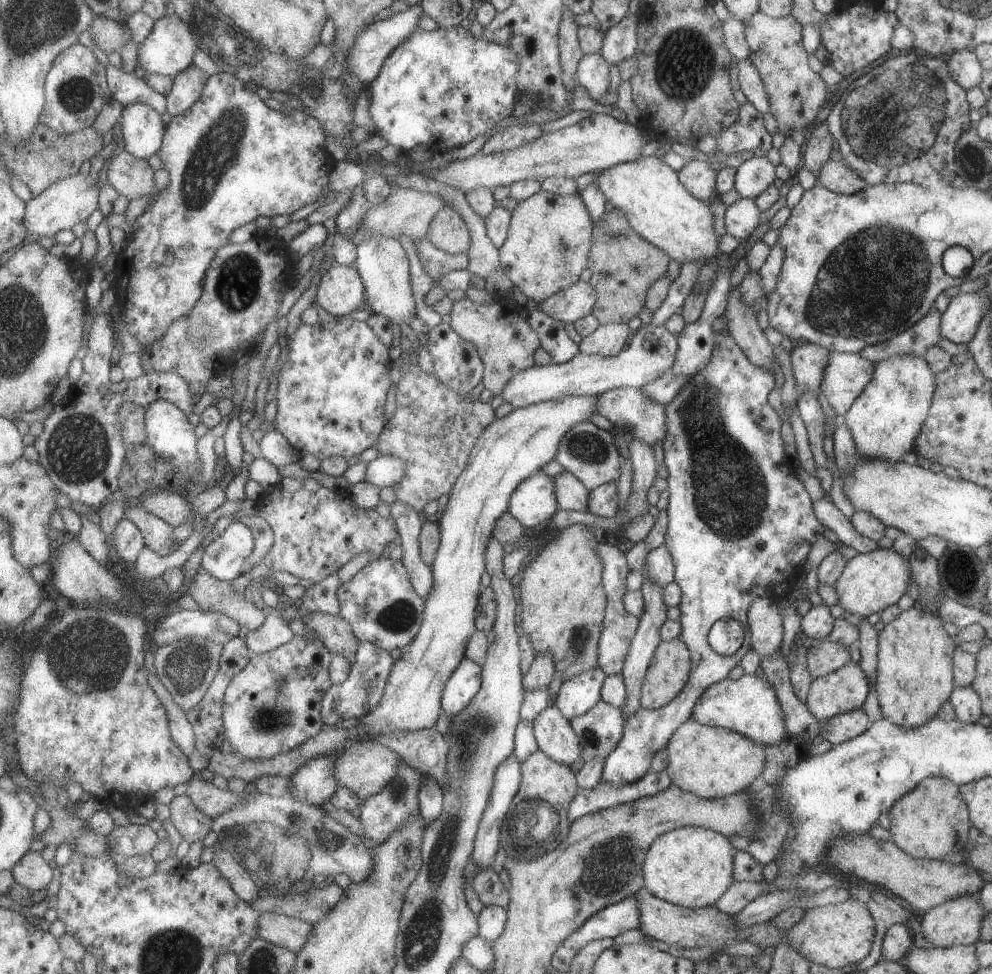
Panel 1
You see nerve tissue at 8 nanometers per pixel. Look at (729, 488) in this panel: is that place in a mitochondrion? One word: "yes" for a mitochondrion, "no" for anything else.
yes

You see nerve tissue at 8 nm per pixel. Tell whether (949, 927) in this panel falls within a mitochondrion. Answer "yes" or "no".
no

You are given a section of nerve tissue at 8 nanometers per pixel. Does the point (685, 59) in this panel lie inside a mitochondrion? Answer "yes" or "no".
yes

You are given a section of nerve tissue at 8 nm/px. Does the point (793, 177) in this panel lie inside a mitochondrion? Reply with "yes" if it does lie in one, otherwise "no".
no

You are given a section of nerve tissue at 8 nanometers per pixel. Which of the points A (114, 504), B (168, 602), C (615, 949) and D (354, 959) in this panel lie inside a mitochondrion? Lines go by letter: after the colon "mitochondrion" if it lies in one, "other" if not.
A: other
B: other
C: other
D: other

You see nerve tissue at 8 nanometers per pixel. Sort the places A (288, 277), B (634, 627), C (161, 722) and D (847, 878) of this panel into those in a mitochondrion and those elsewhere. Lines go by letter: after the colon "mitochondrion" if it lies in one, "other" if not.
A: other
B: other
C: other
D: other

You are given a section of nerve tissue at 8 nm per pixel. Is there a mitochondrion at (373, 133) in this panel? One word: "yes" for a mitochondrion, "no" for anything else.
no

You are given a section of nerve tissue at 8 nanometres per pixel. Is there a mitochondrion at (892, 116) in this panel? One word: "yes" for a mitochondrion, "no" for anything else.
yes

